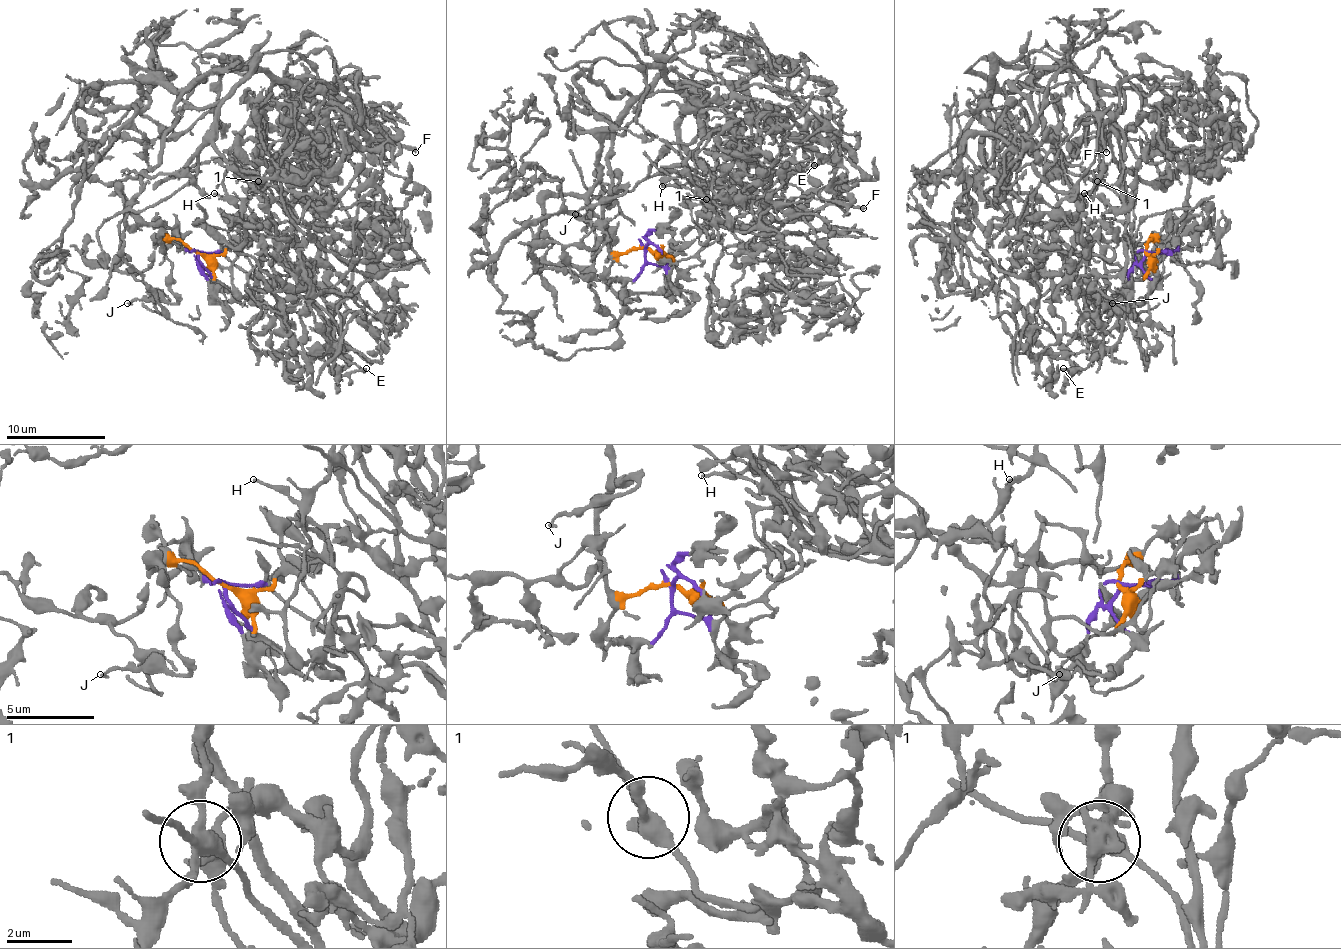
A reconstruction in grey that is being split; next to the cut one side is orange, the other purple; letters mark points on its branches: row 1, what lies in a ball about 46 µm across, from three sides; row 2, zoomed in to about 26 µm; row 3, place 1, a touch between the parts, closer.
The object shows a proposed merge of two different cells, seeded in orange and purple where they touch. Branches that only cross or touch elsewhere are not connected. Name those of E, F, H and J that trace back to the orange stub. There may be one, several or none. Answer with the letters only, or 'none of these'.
F, H, J

